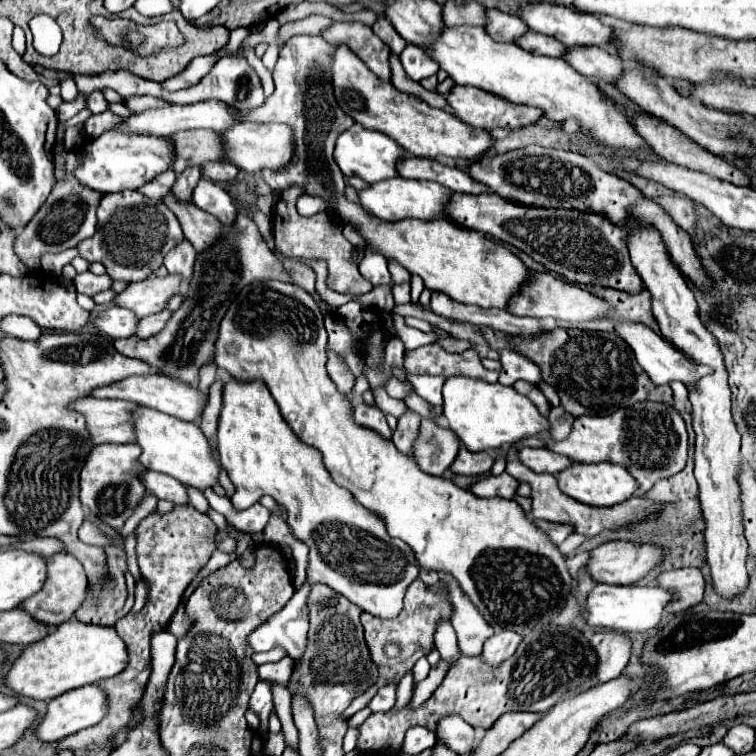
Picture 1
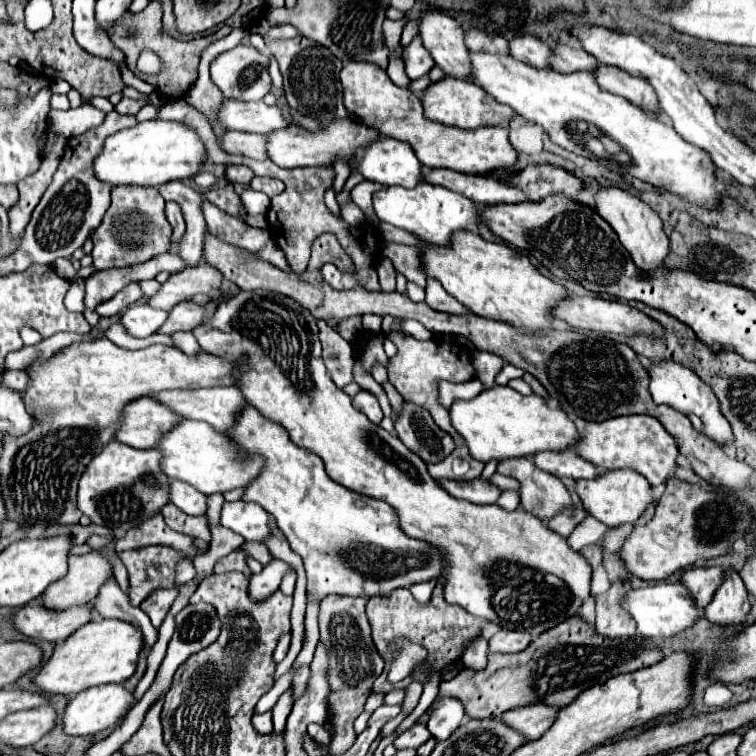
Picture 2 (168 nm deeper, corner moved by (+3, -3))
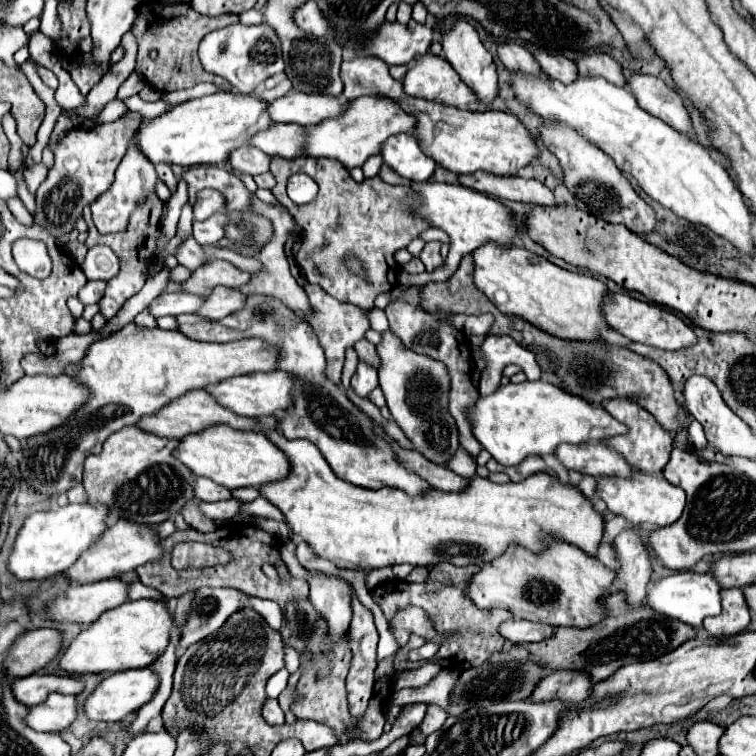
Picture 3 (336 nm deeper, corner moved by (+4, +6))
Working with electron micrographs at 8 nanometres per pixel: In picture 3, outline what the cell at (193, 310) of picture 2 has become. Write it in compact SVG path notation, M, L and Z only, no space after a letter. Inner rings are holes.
M215 287L203 301L201 309L195 311L195 315L211 319L211 321L219 321L231 313L235 313L237 309L243 307L243 293L239 293L237 289L229 289L229 287Z

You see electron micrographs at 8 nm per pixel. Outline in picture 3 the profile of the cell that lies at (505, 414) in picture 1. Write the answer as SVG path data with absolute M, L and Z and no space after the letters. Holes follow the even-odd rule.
M523 381L499 385L491 395L479 397L467 411L473 435L483 449L491 453L501 465L517 465L527 455L553 453L561 443L587 443L609 439L619 433L627 433L627 427L609 417L601 407L593 407L587 401L563 391L547 381Z

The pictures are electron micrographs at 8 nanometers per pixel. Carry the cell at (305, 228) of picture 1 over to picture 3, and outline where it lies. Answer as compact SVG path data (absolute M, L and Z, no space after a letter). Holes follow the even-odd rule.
M273 157L271 173L277 179L277 185L273 187L275 199L301 227L301 247L295 253L295 261L305 279L323 287L331 297L339 301L347 301L355 295L355 301L349 303L363 309L373 309L375 297L397 283L397 263L393 259L393 253L401 247L407 247L411 239L419 237L419 233L425 231L425 225L411 217L411 207L419 203L412 188L387 185L379 177L366 178L363 183L357 183L347 173L347 169L339 165L339 161L313 157ZM293 173L307 173L319 183L319 195L315 201L307 205L295 205L293 201L289 201L285 187L287 179ZM345 255L355 255L363 261L367 269L367 281L351 275L345 269Z

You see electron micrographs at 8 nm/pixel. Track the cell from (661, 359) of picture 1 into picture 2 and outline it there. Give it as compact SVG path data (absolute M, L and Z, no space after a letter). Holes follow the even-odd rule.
M662 360L660 364L652 362L652 366L648 366L648 374L650 374L650 394L652 394L656 404L668 404L674 410L682 412L684 416L686 414L700 416L700 420L704 424L704 434L708 434L708 438L712 438L720 446L734 440L732 428L720 412L720 404L718 404L716 394L712 394L712 388L706 382L702 382L690 368L676 364L676 362Z

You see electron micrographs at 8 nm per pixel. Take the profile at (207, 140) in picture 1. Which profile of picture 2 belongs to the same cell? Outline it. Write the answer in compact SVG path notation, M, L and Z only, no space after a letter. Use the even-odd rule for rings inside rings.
M226 132L220 140L220 146L228 154L246 156L252 160L266 160L268 154L264 150L264 136L250 132Z

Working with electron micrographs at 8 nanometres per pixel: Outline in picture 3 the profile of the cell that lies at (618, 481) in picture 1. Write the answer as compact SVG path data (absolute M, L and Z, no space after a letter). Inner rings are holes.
M641 471L631 473L631 477L627 479L625 477L599 477L595 491L607 503L613 515L625 517L631 525L637 525L637 523L651 523L657 527L671 525L681 517L683 507L685 507L685 493L681 487L671 485L663 477L647 475Z

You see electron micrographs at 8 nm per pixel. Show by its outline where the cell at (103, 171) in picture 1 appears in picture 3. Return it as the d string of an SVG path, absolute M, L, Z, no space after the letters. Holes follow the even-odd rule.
M213 93L201 99L191 99L167 109L163 115L145 121L137 131L139 151L153 163L167 165L213 165L229 157L229 153L273 121L267 117L267 103L243 93Z

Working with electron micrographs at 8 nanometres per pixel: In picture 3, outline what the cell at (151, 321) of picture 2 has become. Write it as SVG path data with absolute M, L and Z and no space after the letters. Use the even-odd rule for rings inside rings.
M161 293L149 305L149 313L153 317L195 313L195 309L199 309L201 303L203 303L203 297L197 297L197 295L189 295L189 293Z

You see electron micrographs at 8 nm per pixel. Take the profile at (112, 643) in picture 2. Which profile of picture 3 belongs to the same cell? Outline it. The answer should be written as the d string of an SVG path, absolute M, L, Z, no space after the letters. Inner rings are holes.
M125 601L123 605L105 611L89 627L71 641L63 651L59 669L67 675L85 675L85 673L115 673L127 669L147 667L163 649L167 647L171 633L173 617L161 601Z

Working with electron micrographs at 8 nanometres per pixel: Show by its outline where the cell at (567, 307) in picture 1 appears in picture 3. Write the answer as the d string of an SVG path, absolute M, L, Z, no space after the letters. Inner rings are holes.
M607 293L601 313L603 313L605 323L611 329L615 329L617 333L621 333L623 337L627 337L631 341L653 345L659 349L681 349L687 345L695 345L693 329L689 325L685 325L673 311L667 311L655 303L639 301L627 293Z

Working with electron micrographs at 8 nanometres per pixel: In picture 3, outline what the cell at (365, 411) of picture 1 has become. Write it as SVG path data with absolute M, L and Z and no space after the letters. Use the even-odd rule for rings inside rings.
M359 363L357 371L355 371L353 379L351 379L351 387L353 387L353 391L355 391L359 397L367 399L369 393L371 393L375 387L379 387L377 371L373 371L369 365Z

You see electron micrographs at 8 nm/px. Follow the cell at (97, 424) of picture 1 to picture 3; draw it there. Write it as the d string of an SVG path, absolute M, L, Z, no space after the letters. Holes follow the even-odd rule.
M201 389L197 391L187 391L185 395L169 401L167 405L163 405L159 411L147 415L147 417L141 417L137 427L141 431L147 431L147 433L153 433L157 437L167 437L167 439L181 439L189 433L195 433L195 431L201 431L205 427L211 427L215 423L225 423L225 425L231 425L233 429L253 429L253 431L261 431L263 427L277 427L277 419L271 415L271 417L265 417L265 419L249 419L249 417L235 417L235 413L231 413L229 409L223 409L221 405L215 405L215 401L211 401L211 397L207 397L207 393L203 393Z

